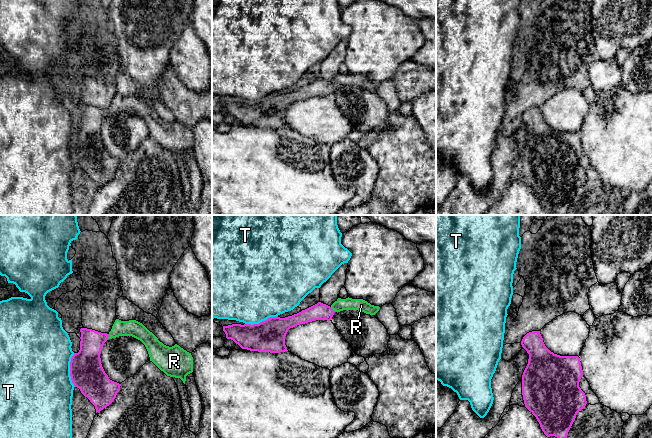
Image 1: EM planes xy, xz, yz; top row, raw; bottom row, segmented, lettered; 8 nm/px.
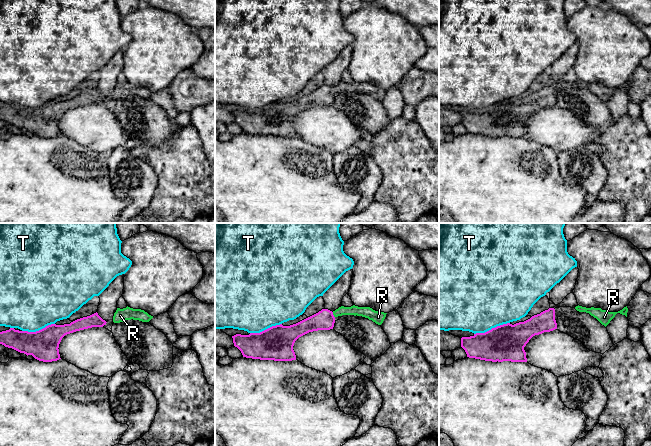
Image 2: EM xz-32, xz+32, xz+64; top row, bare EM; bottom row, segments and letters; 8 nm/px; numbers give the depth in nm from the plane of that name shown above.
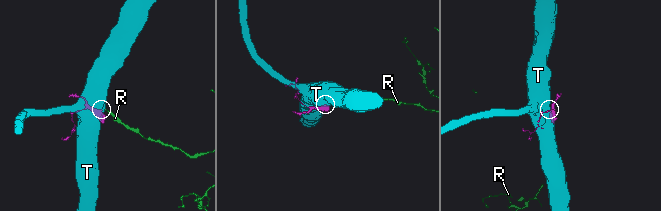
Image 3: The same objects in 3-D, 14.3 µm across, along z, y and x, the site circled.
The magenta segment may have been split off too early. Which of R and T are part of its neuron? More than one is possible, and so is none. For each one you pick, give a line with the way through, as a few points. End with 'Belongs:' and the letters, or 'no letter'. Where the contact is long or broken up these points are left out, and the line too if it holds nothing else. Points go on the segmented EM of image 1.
R: runs through xz (319, 311), (332, 310), (341, 304), (361, 305)
Belongs: R

